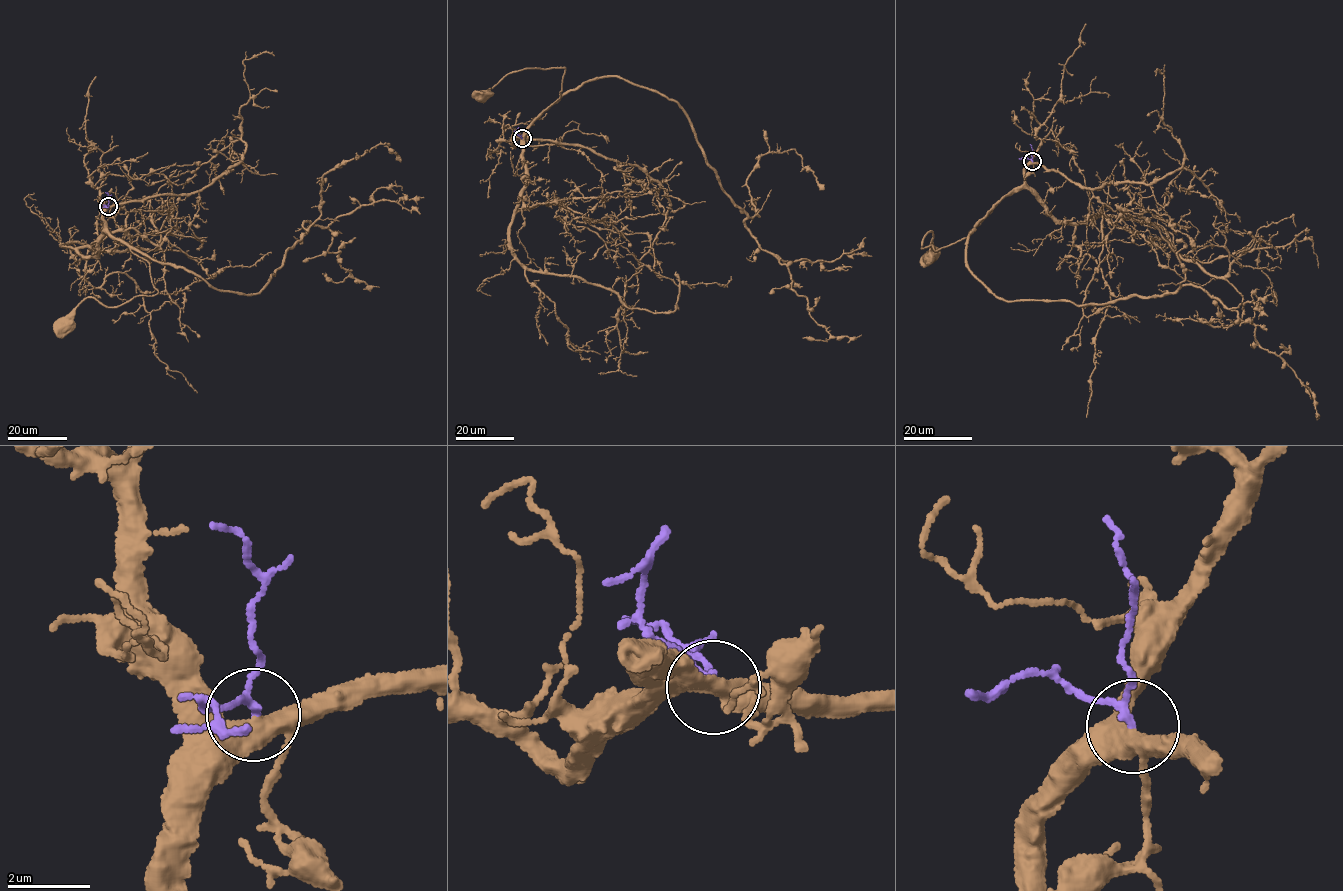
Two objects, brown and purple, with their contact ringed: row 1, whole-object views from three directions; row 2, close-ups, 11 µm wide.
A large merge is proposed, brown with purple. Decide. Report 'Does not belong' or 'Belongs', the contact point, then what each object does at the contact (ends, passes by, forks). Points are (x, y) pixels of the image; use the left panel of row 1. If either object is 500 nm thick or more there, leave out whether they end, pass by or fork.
Belongs. Place: (108, 206). At the ring brown forks. At the ring purple passes by

